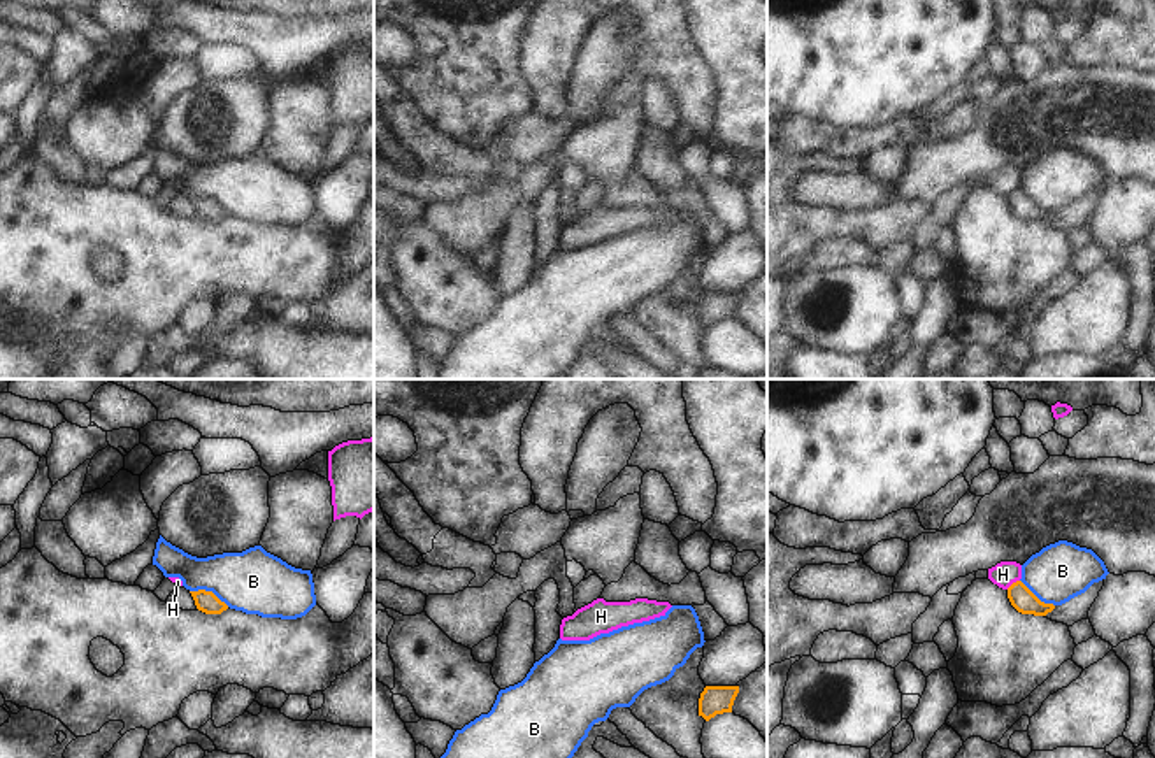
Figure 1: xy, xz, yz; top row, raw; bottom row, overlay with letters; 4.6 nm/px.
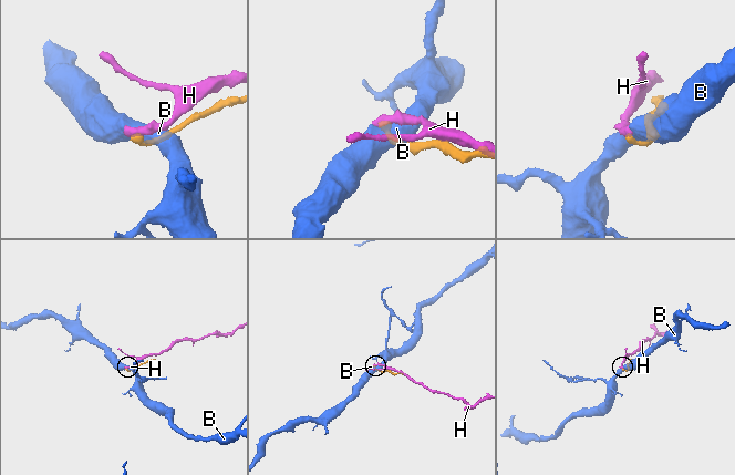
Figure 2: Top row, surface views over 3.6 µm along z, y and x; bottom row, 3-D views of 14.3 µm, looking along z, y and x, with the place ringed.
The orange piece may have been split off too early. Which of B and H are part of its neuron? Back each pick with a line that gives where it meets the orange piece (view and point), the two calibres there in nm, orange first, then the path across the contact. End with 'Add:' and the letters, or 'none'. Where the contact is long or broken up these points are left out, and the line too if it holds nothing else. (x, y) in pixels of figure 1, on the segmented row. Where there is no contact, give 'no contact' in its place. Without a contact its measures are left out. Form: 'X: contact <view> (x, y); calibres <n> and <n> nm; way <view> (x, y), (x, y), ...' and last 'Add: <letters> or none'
Add: none

